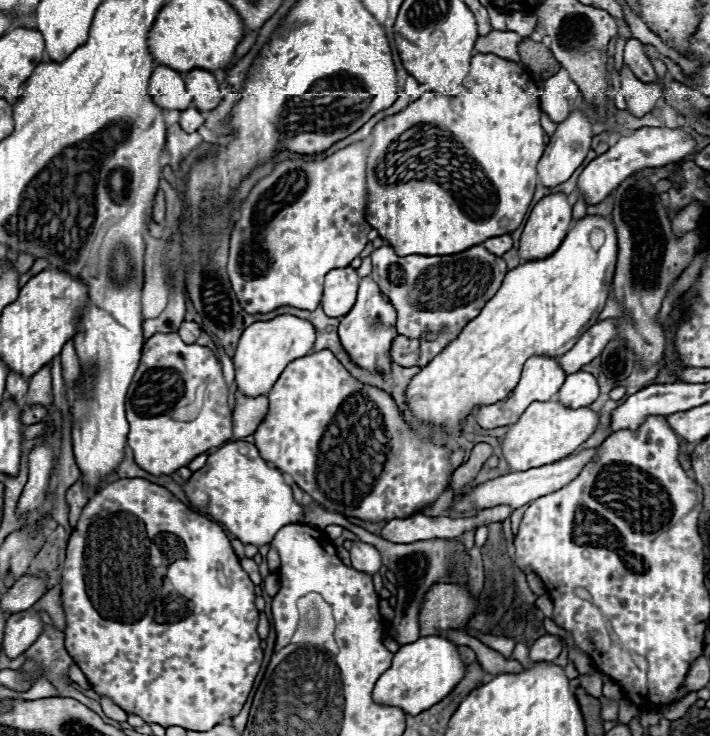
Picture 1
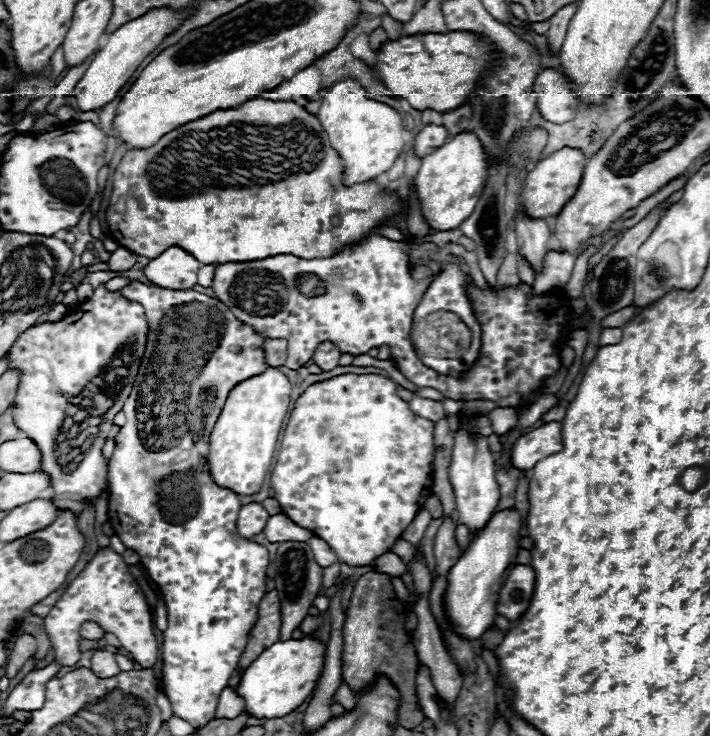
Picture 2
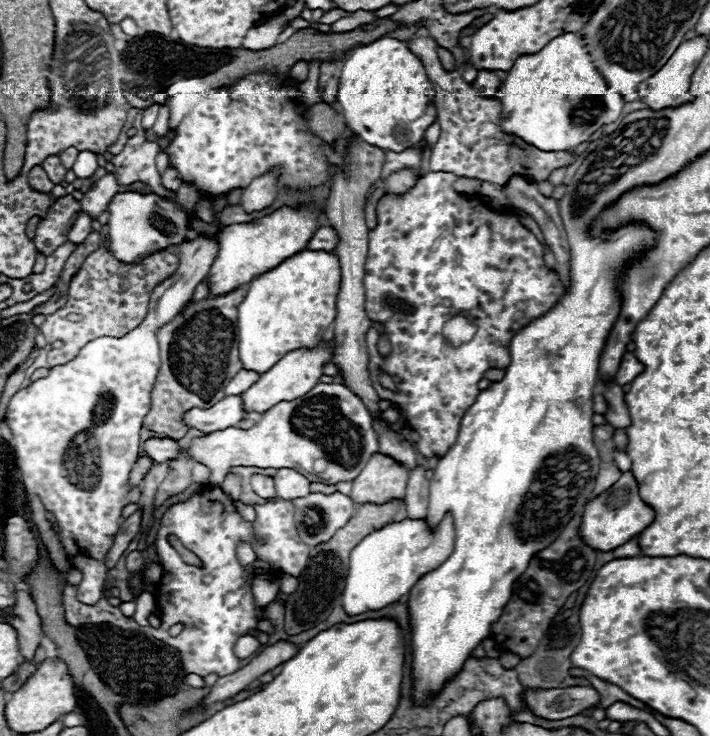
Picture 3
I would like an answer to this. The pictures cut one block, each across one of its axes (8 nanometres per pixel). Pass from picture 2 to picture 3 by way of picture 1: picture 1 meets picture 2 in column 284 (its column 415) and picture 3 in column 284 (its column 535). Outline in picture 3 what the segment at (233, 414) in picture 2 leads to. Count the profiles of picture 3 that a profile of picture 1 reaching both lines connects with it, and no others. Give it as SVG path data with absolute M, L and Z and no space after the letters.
M304 250L276 268L256 276L238 308L238 352L244 370L264 374L282 356L300 348L316 348L336 318L340 262L324 250Z

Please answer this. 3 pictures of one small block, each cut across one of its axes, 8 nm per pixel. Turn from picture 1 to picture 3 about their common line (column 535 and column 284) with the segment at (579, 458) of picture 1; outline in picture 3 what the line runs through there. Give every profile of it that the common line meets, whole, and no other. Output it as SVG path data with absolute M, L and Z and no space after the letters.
M280 468L276 472L274 486L276 486L276 496L282 500L304 498L306 494L310 494L310 480L290 468Z

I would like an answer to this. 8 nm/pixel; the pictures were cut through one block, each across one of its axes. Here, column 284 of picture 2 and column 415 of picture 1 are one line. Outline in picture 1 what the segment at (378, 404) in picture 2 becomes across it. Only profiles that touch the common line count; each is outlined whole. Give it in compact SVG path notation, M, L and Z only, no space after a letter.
M330 350L312 352L294 360L280 374L268 398L268 414L254 432L254 444L260 456L280 472L290 474L304 492L332 512L366 522L410 518L434 504L446 486L450 486L452 472L456 470L450 464L452 452L436 444L432 436L422 436L414 430L388 392L356 380Z

